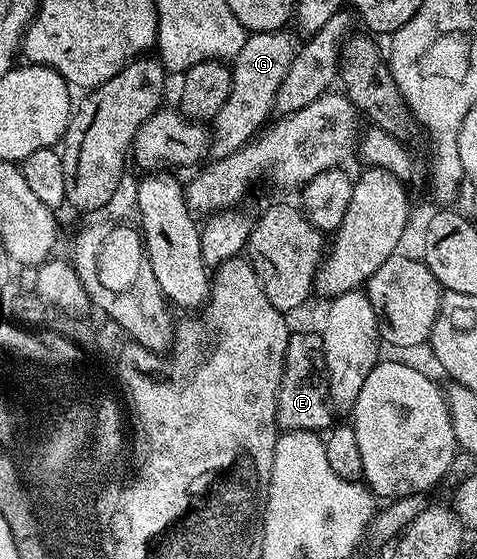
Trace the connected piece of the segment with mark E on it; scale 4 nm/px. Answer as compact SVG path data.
M293 329L288 335L286 360L276 397L276 425L281 431L324 432L333 425L334 407L328 397L328 376L324 365L324 335L312 330Z

